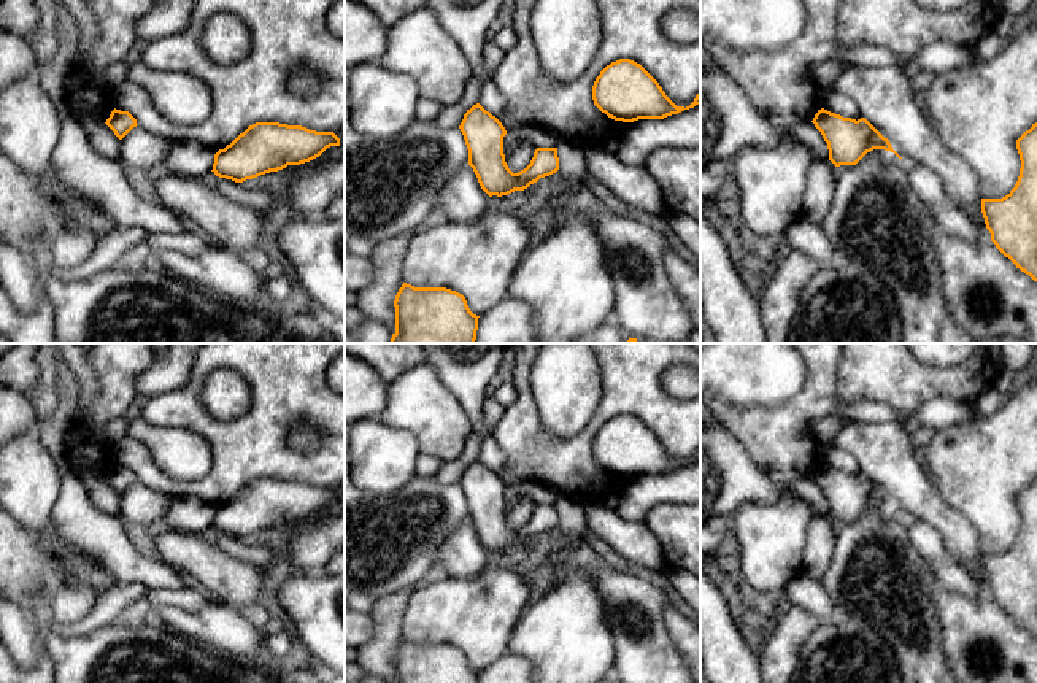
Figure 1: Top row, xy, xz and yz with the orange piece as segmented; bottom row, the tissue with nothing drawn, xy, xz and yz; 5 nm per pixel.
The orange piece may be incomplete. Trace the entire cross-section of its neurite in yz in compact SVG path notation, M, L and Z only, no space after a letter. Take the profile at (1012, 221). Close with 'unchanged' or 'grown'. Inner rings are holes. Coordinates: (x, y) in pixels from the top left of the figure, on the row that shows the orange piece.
M1037 122L1016 140L1016 149L1021 168L1015 187L1002 199L981 199L981 213L996 248L1037 281Z; unchanged

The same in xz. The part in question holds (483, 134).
M480 103L467 110L459 129L468 149L468 165L489 197L524 191L540 178L559 170L557 148L537 148L530 164L524 170L513 173L503 154L507 130Z; unchanged

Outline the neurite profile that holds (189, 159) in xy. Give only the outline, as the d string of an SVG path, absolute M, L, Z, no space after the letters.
M173 141L162 164L167 173L191 179L206 179L214 164L214 151L197 141Z

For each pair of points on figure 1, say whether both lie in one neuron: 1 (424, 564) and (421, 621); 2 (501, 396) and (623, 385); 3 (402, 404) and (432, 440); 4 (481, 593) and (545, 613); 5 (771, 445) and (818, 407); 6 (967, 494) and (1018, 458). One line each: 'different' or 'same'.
1: different
2: different
3: same
4: different
5: same
6: same

